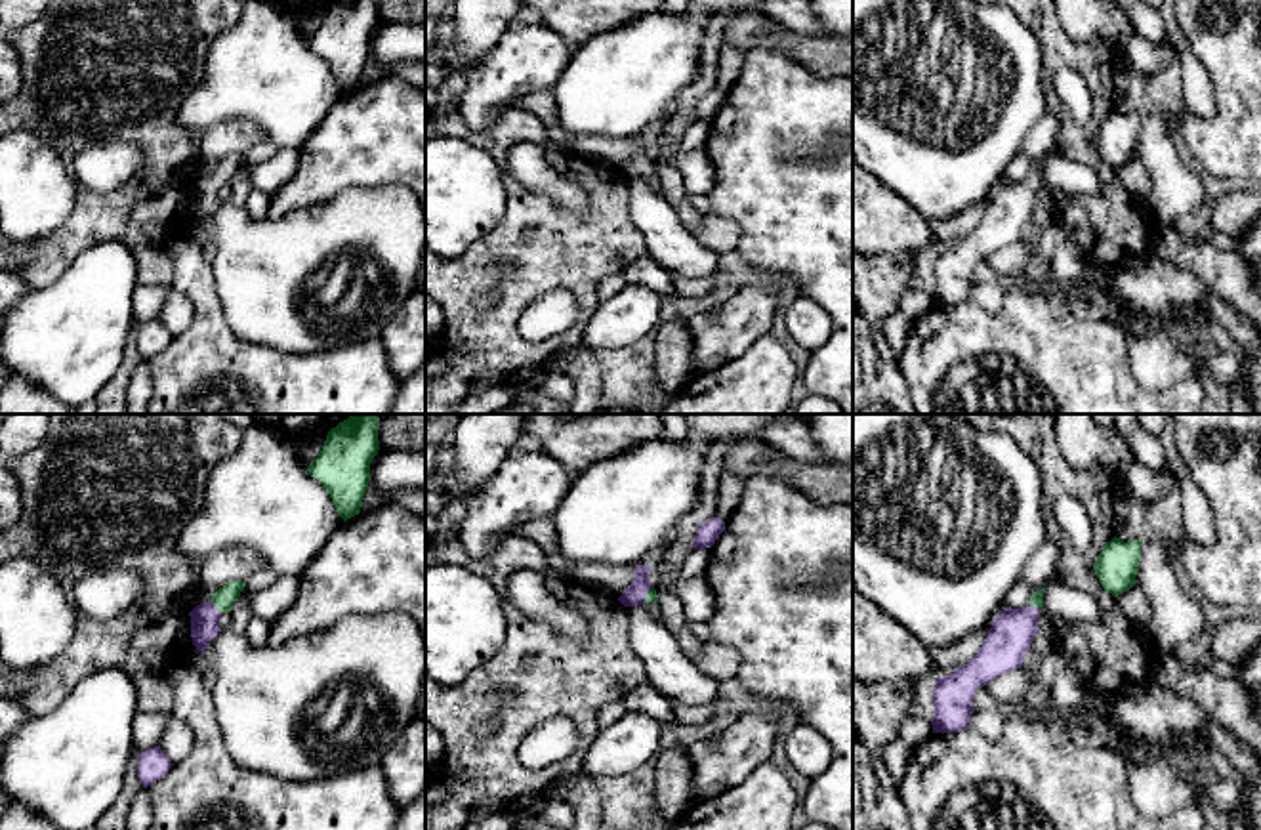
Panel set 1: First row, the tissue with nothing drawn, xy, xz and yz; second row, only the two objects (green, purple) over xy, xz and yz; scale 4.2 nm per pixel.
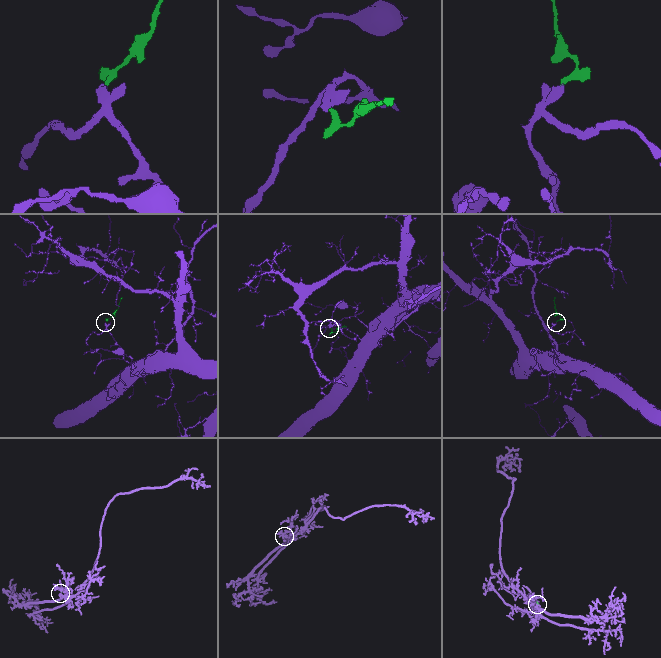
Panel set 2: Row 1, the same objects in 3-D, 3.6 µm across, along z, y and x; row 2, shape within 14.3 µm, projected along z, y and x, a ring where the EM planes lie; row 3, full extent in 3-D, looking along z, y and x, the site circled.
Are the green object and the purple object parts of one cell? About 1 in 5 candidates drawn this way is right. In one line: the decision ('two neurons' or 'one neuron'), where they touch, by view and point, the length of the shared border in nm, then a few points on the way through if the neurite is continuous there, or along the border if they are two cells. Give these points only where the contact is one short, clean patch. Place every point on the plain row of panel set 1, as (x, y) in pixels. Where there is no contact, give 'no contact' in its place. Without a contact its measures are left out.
one neuron; contact yz (1034, 178); length 60 nm; way yz (1036, 172), (1034, 178), (1012, 205), (1006, 218)

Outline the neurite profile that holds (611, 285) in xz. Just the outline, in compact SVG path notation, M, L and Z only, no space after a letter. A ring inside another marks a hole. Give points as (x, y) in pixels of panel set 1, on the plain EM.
M610 273L599 280L597 296L601 301L614 298L628 286L624 273Z

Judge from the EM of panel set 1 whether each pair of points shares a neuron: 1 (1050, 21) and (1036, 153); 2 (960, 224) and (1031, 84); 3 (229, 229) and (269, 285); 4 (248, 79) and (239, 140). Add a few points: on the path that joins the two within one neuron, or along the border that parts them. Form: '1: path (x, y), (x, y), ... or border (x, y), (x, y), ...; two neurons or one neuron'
1: border (1061, 119), (1052, 149); two neurons
2: border (991, 197), (931, 226); two neurons
3: path (243, 243), (269, 271); one neuron
4: border (201, 136), (229, 121), (250, 121), (268, 138); two neurons

